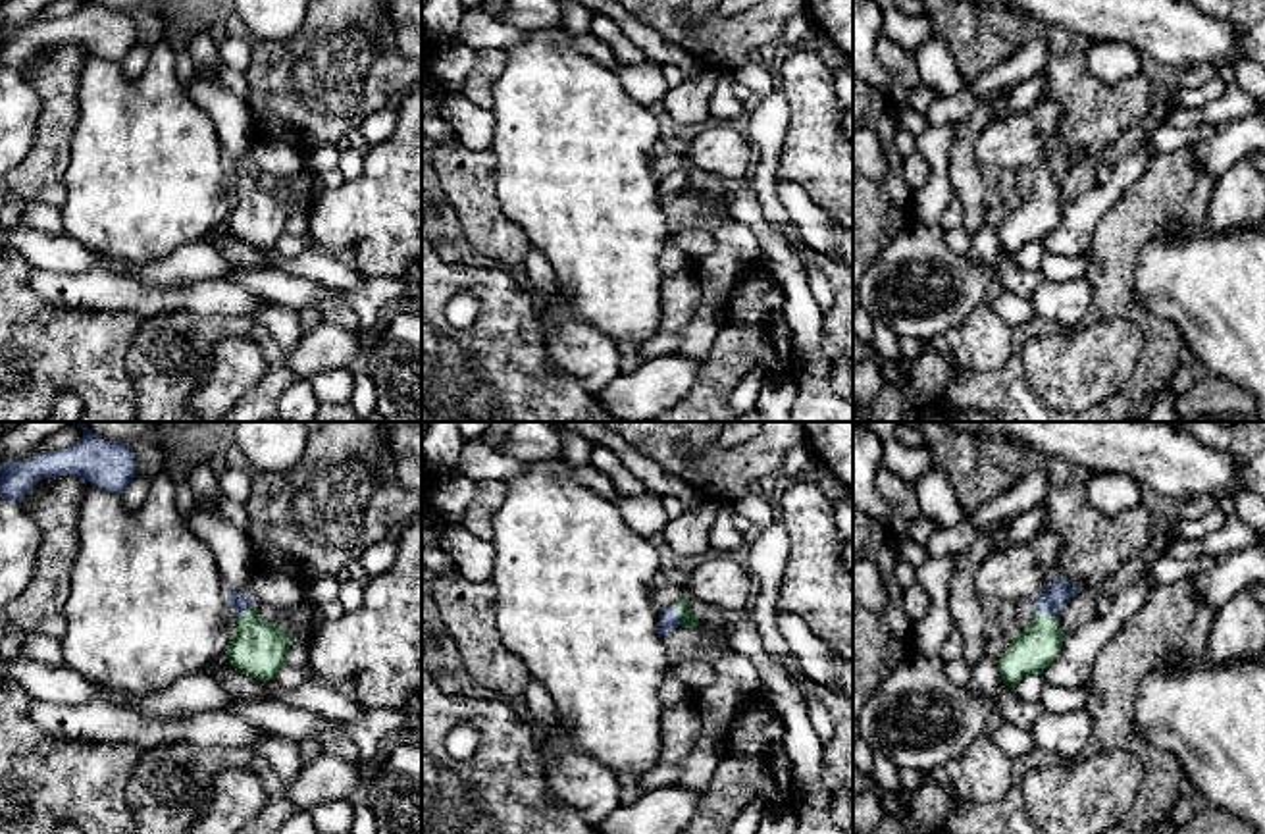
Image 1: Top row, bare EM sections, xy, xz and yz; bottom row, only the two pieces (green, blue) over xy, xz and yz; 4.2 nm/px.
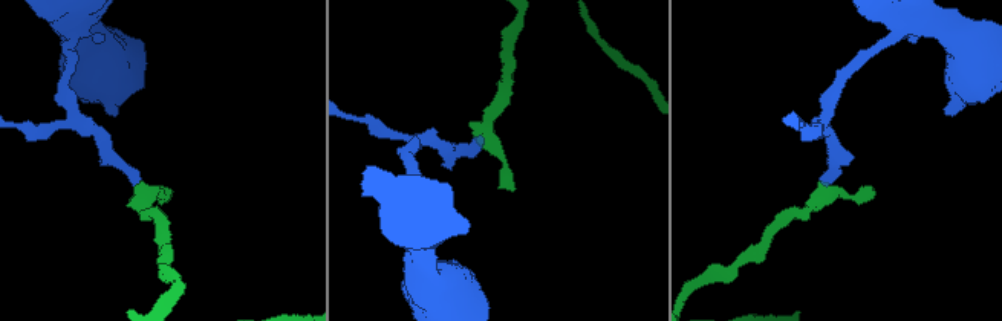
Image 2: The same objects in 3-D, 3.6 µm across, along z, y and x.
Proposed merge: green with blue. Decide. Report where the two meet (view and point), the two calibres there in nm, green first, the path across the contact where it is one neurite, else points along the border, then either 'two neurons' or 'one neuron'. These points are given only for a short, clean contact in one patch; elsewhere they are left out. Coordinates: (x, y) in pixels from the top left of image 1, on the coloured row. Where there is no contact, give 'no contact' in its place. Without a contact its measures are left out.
meets green in yz at (1046, 615); 180 nm thick on the green side, 120 nm on the other; runs through yz (1032, 650), (1044, 638), (1046, 615), (1046, 605), (1056, 596); one neuron

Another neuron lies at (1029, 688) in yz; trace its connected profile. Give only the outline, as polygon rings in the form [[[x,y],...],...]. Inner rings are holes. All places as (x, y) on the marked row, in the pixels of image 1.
[[[1026,674],[1017,682],[1015,691],[1024,701],[1040,701],[1044,686],[1042,674]]]

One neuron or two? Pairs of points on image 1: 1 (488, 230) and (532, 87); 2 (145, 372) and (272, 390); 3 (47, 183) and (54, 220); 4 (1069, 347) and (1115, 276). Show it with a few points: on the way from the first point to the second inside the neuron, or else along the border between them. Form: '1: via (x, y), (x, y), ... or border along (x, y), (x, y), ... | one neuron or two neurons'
1: border along (493, 155), (499, 208), (526, 234) | two neurons
2: via (187, 345), (210, 328), (249, 328), (270, 347) | one neuron
3: border along (22, 201), (43, 201), (60, 208) | two neurons
4: border along (1090, 324), (1102, 318), (1131, 318), (1136, 326) | two neurons

